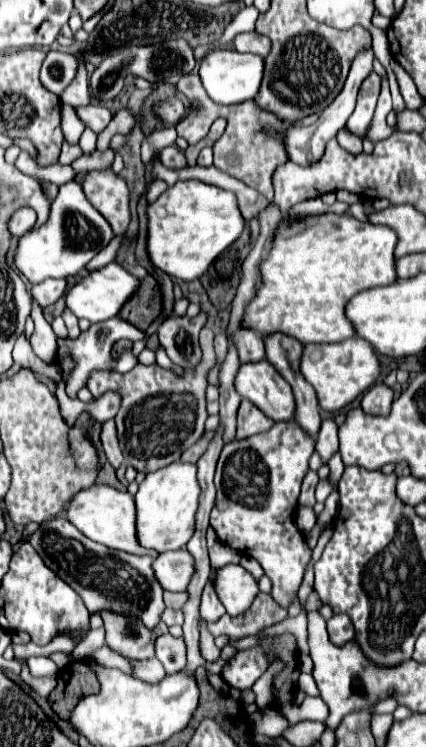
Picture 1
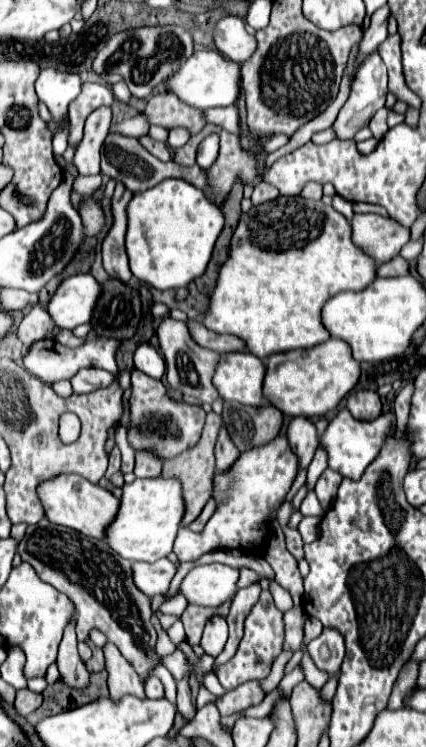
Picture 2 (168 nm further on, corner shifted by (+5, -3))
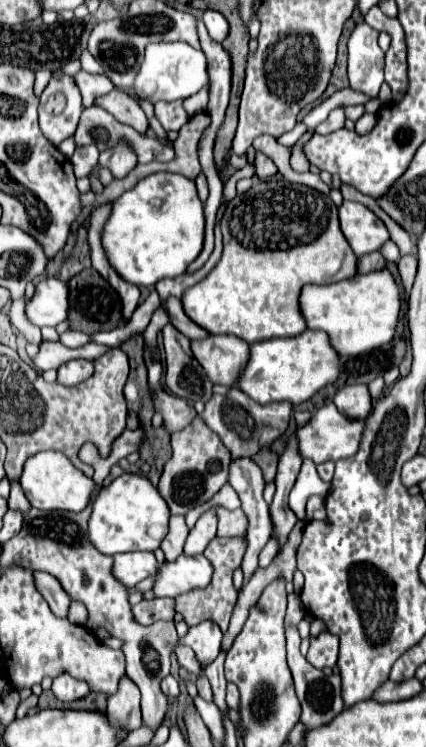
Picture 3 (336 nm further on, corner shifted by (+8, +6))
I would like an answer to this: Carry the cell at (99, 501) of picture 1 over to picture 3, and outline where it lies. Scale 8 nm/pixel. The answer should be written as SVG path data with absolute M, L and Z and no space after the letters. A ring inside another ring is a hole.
M44 451L32 455L28 463L24 463L24 471L20 475L20 485L24 489L26 499L30 501L32 507L52 511L52 509L62 509L62 511L82 511L90 497L98 491L92 479L88 479L82 471L78 471L66 455L60 455L60 451Z

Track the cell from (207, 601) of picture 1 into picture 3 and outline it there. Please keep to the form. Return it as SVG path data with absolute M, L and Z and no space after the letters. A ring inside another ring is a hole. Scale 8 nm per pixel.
M204 621L200 625L190 627L190 631L184 637L178 637L174 647L178 647L178 645L192 647L196 653L196 659L200 661L200 667L204 669L206 665L210 665L218 657L220 641L222 641L220 627L212 621Z

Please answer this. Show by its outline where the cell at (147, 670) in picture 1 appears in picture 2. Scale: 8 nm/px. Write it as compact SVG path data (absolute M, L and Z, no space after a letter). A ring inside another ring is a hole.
M149 676L145 680L145 694L147 698L163 698L163 684L157 678Z

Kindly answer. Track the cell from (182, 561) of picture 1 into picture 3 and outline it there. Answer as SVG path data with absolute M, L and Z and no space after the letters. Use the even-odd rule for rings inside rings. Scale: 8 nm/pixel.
M146 551L144 553L120 553L120 555L114 555L112 559L114 559L112 573L126 587L134 587L136 583L150 577L158 569L158 561L154 553L146 553Z

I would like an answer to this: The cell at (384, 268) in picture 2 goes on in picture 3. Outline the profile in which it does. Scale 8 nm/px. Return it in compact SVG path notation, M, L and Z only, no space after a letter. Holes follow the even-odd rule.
M374 251L374 253L368 253L364 257L358 259L358 265L356 265L356 273L370 273L370 271L376 271L376 269L382 269L386 265L384 257Z

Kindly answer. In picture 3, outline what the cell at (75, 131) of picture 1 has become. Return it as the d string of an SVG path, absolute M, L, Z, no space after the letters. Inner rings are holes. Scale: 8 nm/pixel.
M40 69L35 71L34 93L37 97L40 97L50 78L51 71L48 71L48 69Z

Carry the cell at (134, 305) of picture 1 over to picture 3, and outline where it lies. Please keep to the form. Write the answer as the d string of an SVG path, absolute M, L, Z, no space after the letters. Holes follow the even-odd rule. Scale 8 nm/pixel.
M84 269L82 273L74 275L68 281L68 297L70 297L70 311L68 311L68 321L70 329L82 331L82 333L98 333L98 331L112 331L120 327L120 299L116 291L110 287L106 279L100 277L98 271Z

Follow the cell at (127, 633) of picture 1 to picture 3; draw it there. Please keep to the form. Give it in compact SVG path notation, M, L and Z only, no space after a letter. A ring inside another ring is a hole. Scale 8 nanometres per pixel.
M122 677L118 693L108 697L106 715L108 715L108 721L120 731L134 731L142 725L140 691L128 677Z

